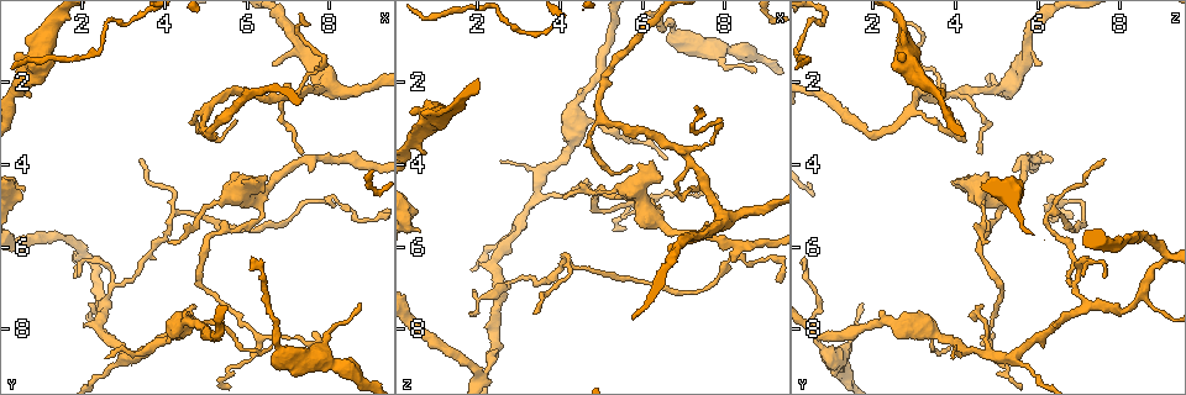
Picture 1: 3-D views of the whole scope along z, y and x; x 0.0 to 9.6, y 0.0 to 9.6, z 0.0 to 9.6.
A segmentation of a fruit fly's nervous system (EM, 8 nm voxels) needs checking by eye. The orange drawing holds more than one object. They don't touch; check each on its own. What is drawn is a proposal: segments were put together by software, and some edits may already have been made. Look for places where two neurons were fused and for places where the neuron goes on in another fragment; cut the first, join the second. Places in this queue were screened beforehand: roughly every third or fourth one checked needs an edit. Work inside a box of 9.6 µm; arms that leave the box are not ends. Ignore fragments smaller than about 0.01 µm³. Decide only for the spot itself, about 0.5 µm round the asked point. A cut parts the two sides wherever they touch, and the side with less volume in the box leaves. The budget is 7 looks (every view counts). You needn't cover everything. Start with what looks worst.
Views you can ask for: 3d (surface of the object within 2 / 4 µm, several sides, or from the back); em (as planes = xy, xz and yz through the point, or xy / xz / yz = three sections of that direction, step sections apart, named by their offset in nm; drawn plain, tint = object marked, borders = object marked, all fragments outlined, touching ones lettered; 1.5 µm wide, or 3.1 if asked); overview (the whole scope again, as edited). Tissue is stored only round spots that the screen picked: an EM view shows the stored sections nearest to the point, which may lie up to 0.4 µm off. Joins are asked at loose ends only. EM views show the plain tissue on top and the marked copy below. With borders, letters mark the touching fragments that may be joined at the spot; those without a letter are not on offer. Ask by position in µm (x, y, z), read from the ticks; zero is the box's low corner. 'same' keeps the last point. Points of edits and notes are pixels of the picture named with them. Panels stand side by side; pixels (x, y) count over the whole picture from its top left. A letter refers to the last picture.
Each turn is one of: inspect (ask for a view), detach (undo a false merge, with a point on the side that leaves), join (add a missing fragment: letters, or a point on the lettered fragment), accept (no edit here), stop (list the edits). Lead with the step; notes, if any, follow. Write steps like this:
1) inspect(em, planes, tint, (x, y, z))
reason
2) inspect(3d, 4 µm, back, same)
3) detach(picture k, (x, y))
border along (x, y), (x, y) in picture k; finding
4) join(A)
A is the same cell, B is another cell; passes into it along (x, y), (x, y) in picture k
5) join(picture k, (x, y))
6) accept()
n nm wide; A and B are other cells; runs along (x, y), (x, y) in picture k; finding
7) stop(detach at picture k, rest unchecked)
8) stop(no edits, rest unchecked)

inspect(em, xy, step 4, borders, (7.90, 2.00, 5.35))
three-way junction

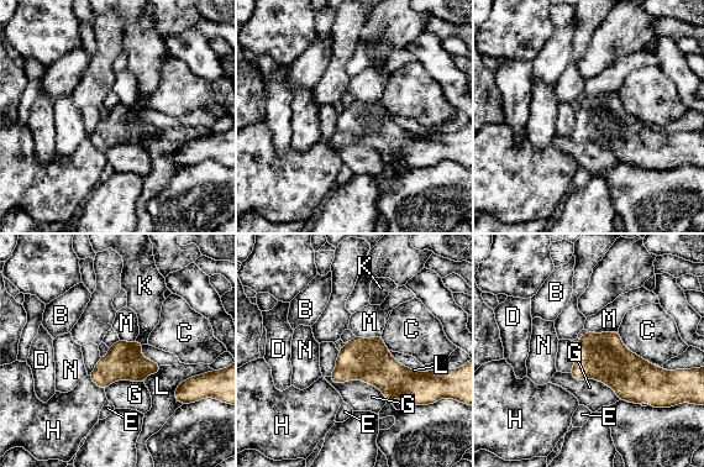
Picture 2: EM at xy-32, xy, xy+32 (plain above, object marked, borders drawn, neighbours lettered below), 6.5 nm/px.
accept()
B, C, D, E, G, H, K, L, M and N are other cells; one neuron here

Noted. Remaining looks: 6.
inspect(3d, 2 µm, (6.05, 4.40, 4.25))

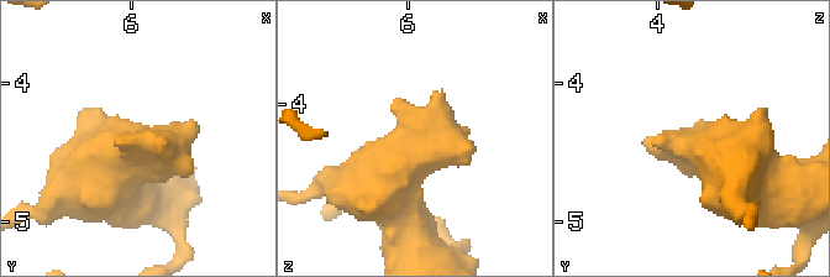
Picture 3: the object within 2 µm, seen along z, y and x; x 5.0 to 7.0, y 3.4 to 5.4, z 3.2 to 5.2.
inspect(em, xy, step 4, borders, (6.14, 4.46, 4.26))

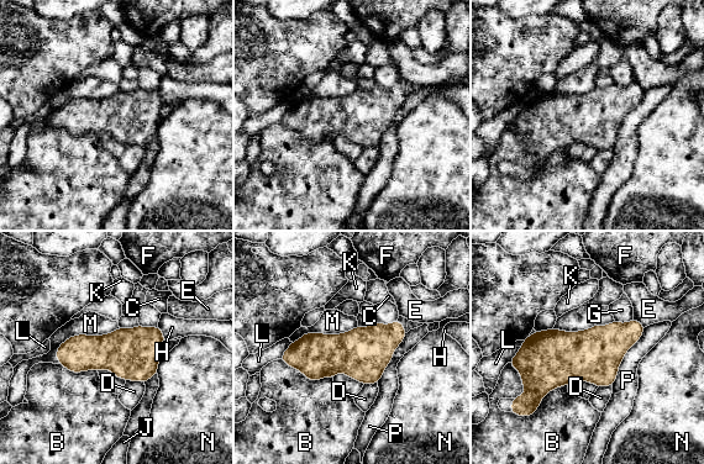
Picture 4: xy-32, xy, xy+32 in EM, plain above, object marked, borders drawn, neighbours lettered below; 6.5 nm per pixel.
inspect(em, yz, step 4, borders, same)
another direction

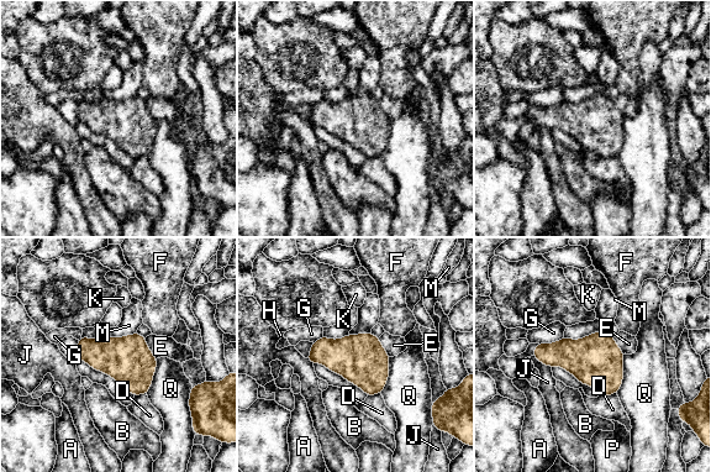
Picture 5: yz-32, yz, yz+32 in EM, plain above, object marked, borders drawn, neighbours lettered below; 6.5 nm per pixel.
accept()
A, B, D, E, F, G, H, J, K, M, P and Q are other cells; continuous, no second neuron

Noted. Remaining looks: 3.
inspect(em, planes, tint, (7.60, 8.05, 4.85))
tapers out

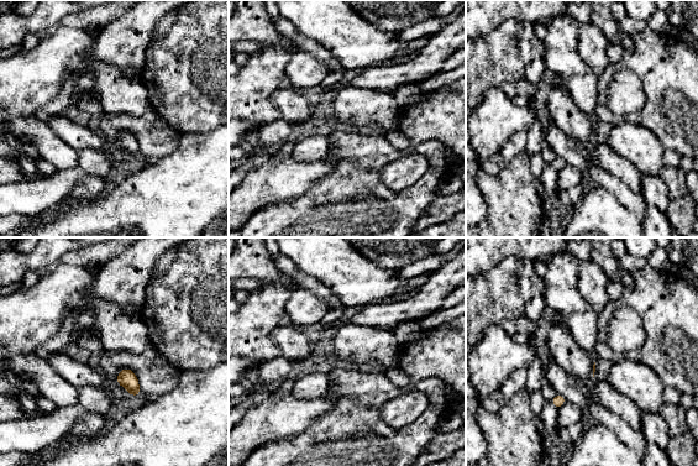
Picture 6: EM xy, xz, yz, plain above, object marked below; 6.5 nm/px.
inspect(em, planes, borders, same)
what lies round it

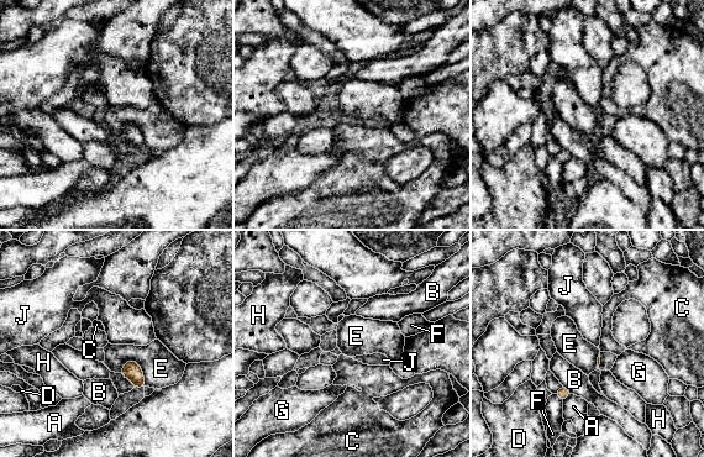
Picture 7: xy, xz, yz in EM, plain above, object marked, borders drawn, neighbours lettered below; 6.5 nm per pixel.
accept()
E touches over 220 nm; A, B, C, D, E, F, G, H and J are other cells; border along (127, 360), (138, 364), (146, 385) in picture 7; no lettered fragment goes on from it

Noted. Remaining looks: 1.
stop(no edits, rest unchecked)

